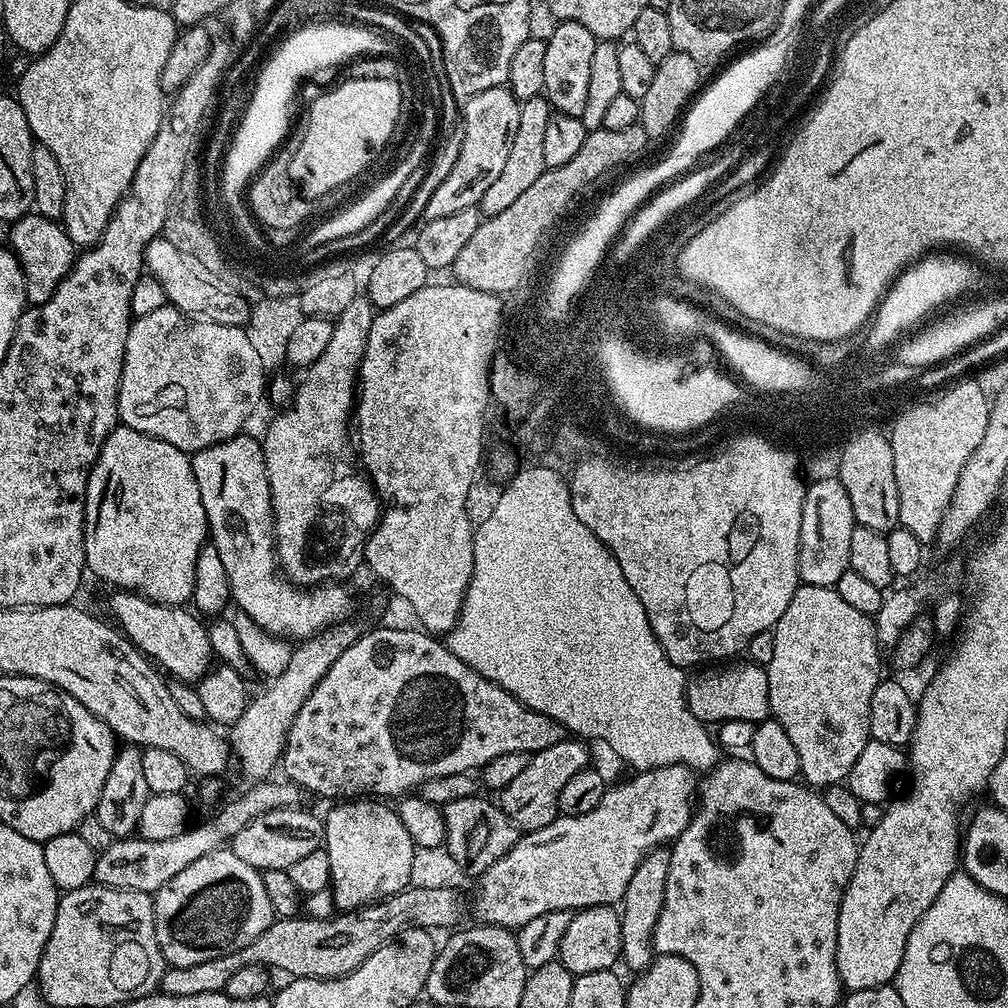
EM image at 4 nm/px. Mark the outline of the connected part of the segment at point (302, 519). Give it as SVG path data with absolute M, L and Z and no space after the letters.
M358 294L354 302L347 304L346 310L334 317L330 343L322 350L322 358L303 373L304 381L298 384L290 403L281 411L285 412L273 418L268 433L262 436L272 499L276 559L293 584L323 586L329 582L344 582L364 564L364 548L360 544L360 483L365 477L358 471L353 441L352 444L348 441L348 424L350 428L358 399L360 359L376 314L377 309L372 307L367 295Z

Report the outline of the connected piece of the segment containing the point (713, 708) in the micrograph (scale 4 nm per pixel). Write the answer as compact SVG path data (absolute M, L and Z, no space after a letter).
M736 662L701 669L699 671L701 673L693 679L691 677L685 685L688 709L706 726L714 726L728 720L750 721L757 724L769 719L771 715L769 710L769 680L767 671L761 665L751 662L743 662L744 664L732 663Z

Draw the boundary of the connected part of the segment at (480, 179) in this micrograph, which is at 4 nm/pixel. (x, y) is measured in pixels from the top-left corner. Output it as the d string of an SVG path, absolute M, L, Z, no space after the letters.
M506 86L482 90L482 94L469 96L462 104L462 146L450 174L434 190L430 197L430 208L424 214L434 218L446 218L458 210L475 208L482 194L498 178L499 172L506 167L506 157L514 142L514 133L518 130L518 110L521 101Z

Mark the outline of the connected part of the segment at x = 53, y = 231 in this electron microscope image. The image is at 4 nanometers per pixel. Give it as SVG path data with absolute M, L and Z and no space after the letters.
M39 214L21 216L11 221L7 243L15 252L24 271L24 295L29 305L46 302L58 290L66 274L76 263L77 245L64 233L63 223L51 220Z

